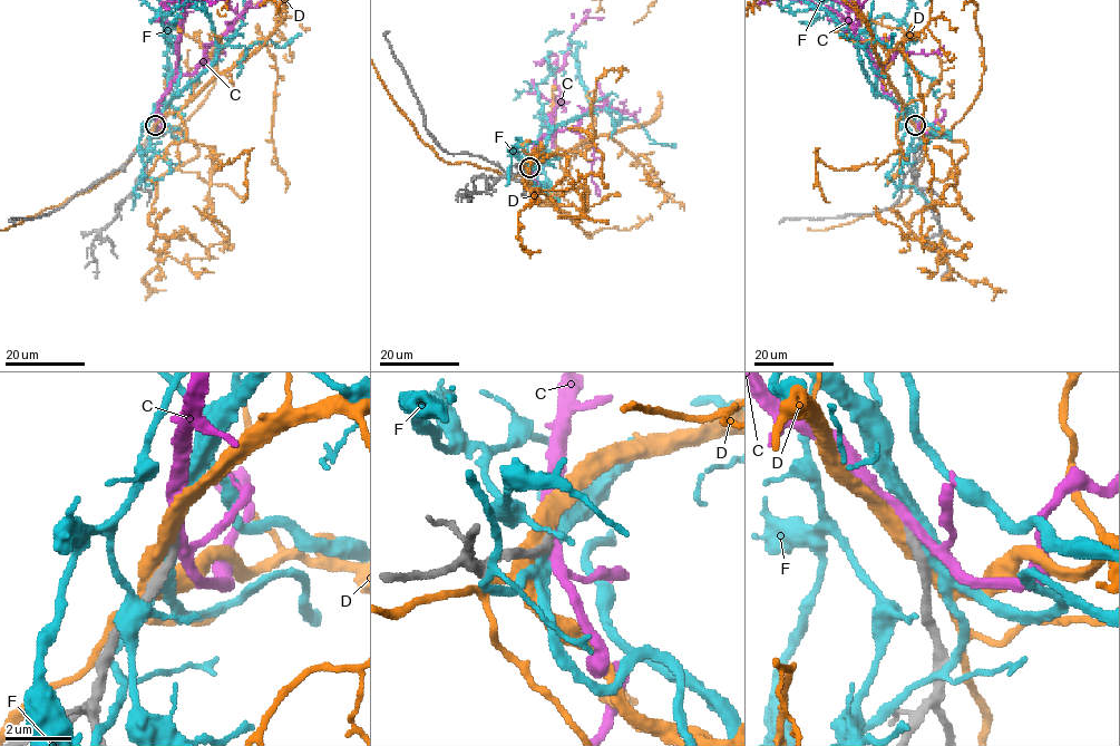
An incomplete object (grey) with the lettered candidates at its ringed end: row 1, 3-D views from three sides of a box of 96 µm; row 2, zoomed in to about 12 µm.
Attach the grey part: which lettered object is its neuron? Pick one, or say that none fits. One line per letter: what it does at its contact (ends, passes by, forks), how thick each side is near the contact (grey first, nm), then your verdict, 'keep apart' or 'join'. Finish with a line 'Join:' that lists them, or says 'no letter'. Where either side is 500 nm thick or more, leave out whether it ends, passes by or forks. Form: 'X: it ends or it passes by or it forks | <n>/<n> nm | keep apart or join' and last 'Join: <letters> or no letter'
C: it passes by | 280/340 nm | join
D: it passes by | 360/440 nm | keep apart
F: it passes by | 360/400 nm | keep apart
Join: C

